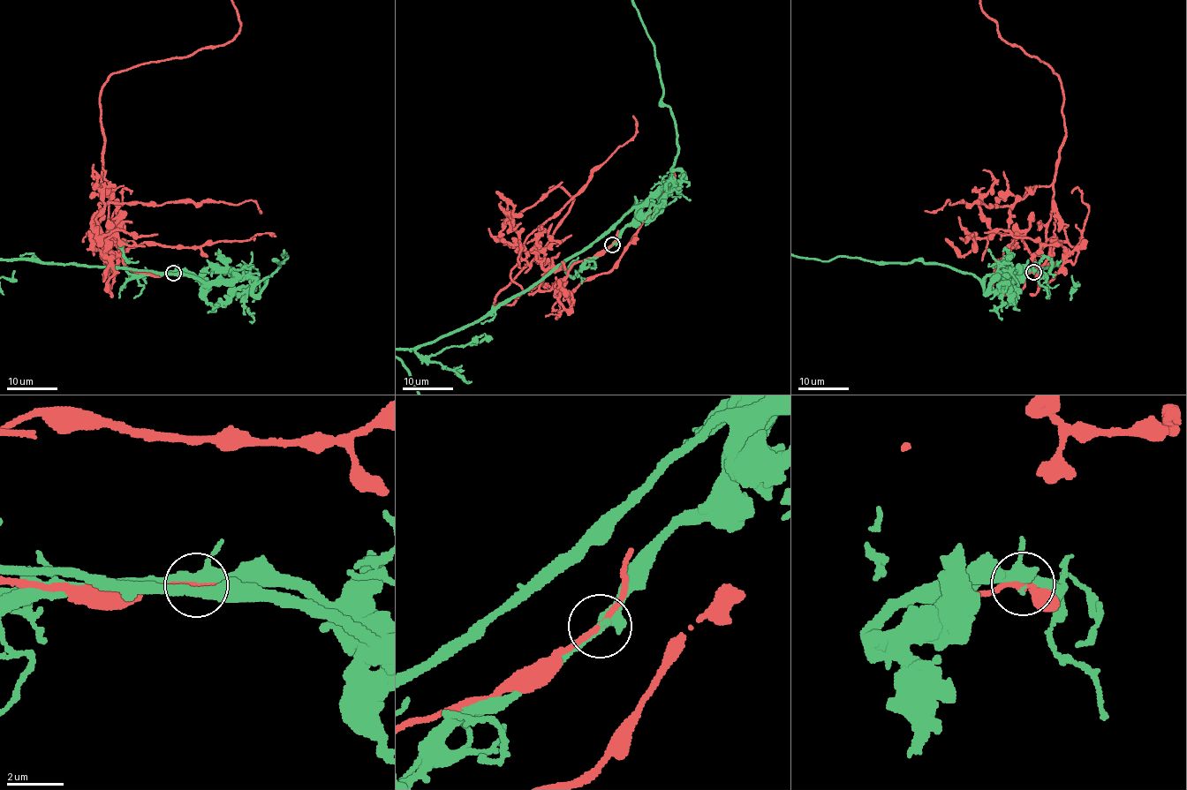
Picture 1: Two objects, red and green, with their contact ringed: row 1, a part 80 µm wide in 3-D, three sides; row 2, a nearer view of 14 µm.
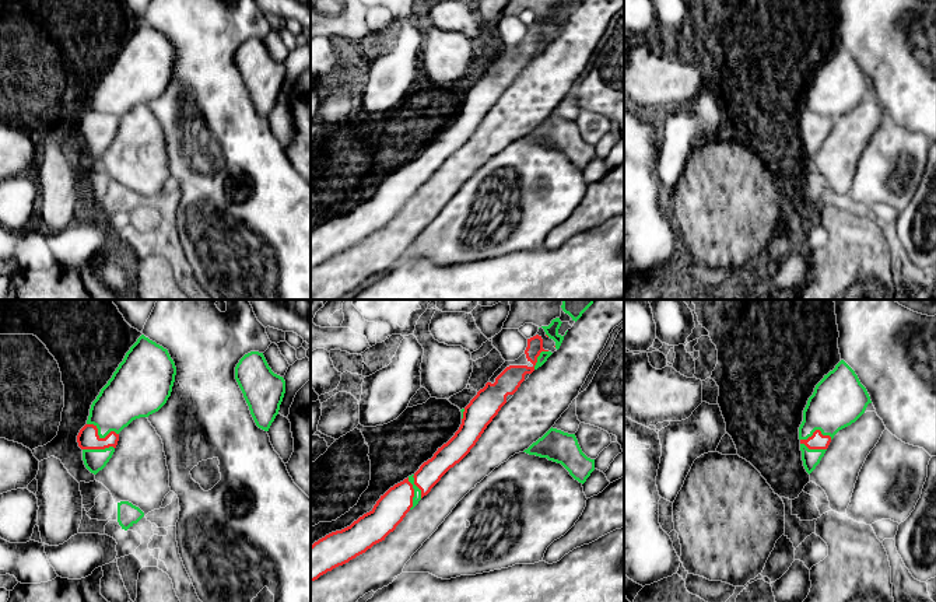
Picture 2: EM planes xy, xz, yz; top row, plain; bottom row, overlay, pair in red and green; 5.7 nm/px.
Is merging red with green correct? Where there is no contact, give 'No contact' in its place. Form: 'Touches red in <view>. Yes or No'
Touches red in xz. No

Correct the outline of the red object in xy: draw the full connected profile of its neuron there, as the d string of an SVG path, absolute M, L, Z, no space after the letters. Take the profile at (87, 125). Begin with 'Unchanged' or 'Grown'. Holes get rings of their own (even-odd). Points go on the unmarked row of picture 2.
Unchanged. M85 111L78 122L77 129L81 136L105 136L109 133L116 134L119 127L119 120L111 118L105 125L98 122L98 115L94 111Z

